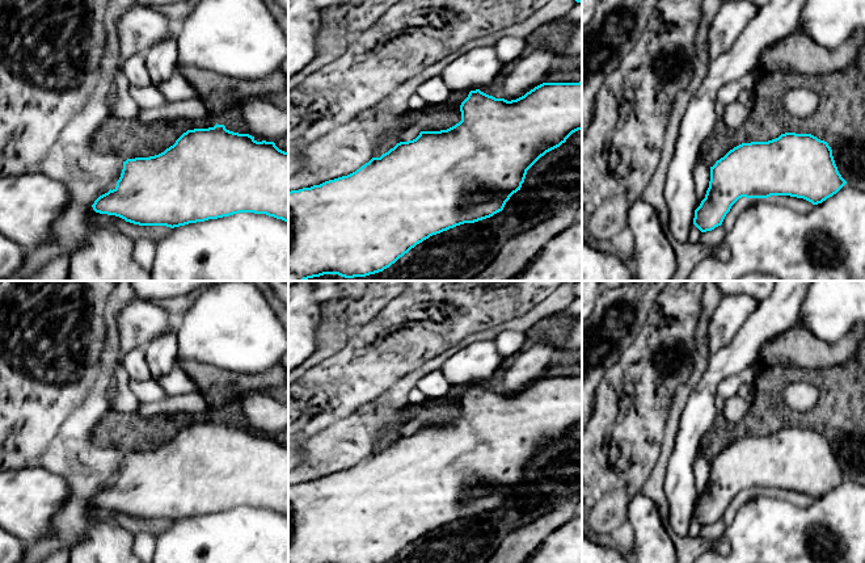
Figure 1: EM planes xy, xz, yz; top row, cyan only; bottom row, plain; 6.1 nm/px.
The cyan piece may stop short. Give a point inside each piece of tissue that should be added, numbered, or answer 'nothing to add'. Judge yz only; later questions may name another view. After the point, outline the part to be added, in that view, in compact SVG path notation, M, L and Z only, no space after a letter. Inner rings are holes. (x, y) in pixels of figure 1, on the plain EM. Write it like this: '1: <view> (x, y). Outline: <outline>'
nothing to add

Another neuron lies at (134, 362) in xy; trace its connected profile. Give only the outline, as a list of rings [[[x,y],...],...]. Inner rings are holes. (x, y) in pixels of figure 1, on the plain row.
[[[134,349],[122,354],[122,365],[128,378],[134,382],[145,382],[152,379],[149,366],[145,361],[145,349]]]

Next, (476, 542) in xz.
[[[582,424],[541,450],[528,465],[522,482],[490,512],[464,517],[417,538],[387,563],[485,563],[503,538],[550,512],[562,499],[582,493]]]

